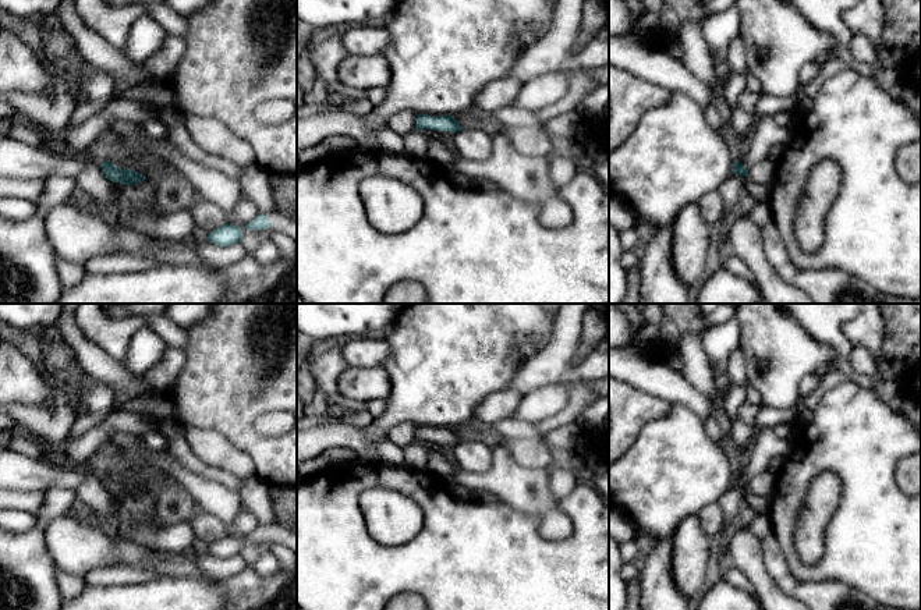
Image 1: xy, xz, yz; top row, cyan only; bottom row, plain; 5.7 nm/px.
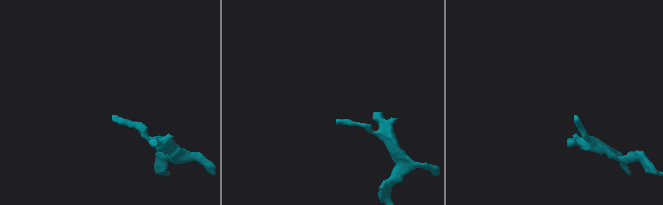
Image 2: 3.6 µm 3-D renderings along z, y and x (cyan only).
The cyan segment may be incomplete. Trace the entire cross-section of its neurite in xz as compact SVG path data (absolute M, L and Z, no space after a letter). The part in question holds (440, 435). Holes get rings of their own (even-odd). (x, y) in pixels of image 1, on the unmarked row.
M418 426L415 430L415 443L436 441L447 444L458 444L463 439L456 433L453 428L436 428Z

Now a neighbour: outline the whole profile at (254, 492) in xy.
M256 475L241 479L238 489L244 508L249 510L258 519L259 525L276 524L273 514L269 485Z

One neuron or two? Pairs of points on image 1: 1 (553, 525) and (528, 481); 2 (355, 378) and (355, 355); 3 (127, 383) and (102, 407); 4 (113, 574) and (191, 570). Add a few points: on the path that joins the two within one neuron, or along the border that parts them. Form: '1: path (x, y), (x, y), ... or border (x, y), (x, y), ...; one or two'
1: path (548, 514), (535, 497), (535, 492); one
2: border (382, 365), (349, 368); two
3: border (81, 371), (109, 387); two
4: path (133, 574), (142, 574), (155, 568), (172, 568); one

